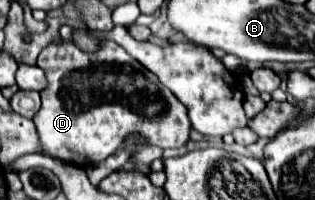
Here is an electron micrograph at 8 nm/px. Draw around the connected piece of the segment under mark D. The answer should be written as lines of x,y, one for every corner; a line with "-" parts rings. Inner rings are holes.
106,40
96,52
82,52
72,42
50,44
40,52
38,66
44,70
48,86
40,92
42,106
34,116
34,124
40,134
42,150
48,156
68,164
96,164
108,158
110,152
118,150
124,138
136,130
148,140
148,144
160,148
180,148
186,144
190,132
186,106
158,82
156,74
146,70
116,42

